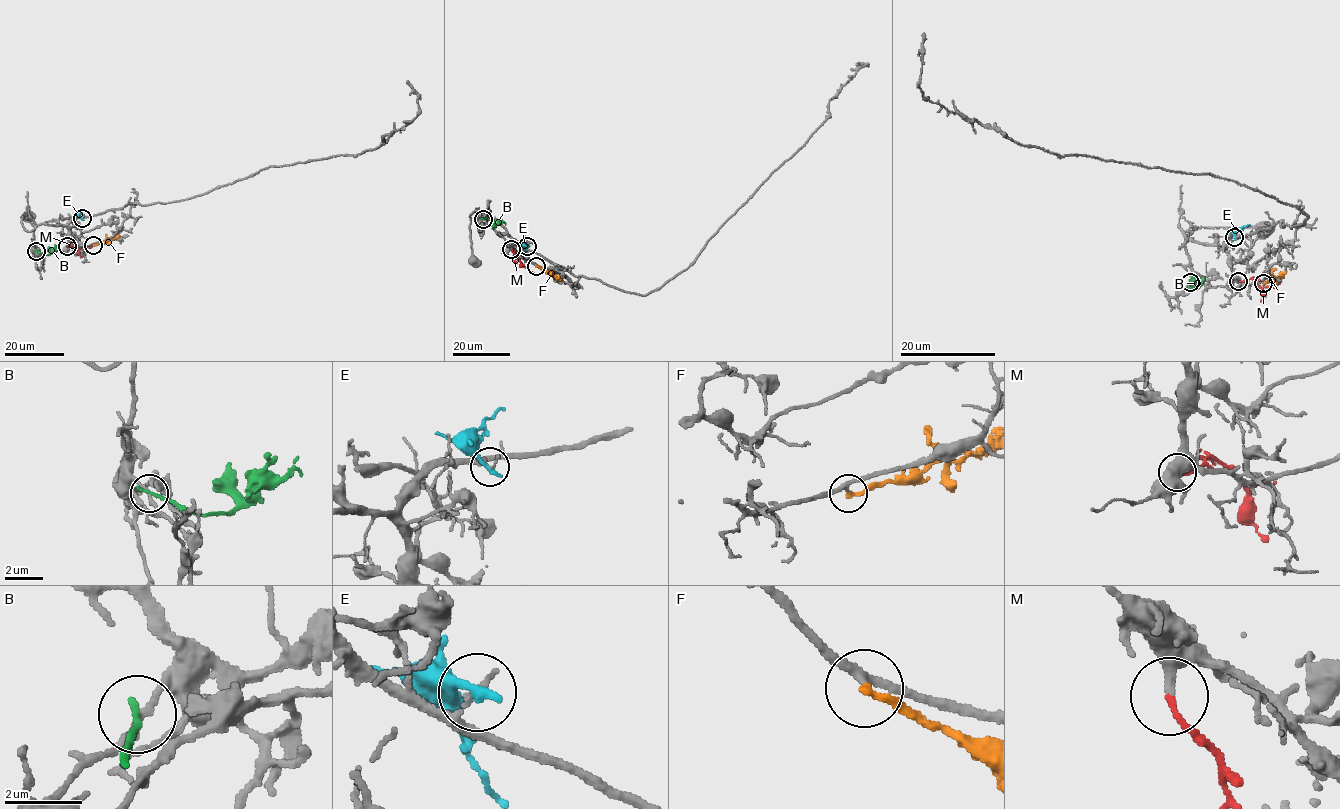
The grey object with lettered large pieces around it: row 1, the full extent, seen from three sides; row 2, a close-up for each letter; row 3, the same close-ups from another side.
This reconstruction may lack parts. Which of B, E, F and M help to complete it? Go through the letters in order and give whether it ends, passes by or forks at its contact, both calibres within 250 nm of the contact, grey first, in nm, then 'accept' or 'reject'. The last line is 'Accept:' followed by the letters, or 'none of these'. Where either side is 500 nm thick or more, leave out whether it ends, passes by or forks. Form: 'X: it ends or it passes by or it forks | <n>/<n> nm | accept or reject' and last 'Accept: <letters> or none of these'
B: it ends | 180/200 nm | reject
E: it ends | 150/320 nm | reject
F: it ends | 220/200 nm | reject
M: it ends | 260/150 nm | accept
Accept: M

